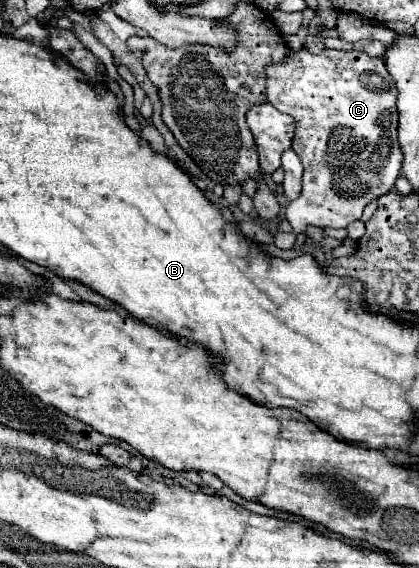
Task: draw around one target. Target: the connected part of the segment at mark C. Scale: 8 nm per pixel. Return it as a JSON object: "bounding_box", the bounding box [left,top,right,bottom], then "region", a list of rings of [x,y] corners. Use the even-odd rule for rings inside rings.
{"bounding_box":[266,47,402,233],"region":[[[302,47],[300,51],[286,55],[282,63],[266,67],[266,97],[278,111],[292,115],[296,125],[292,149],[304,165],[304,177],[300,197],[286,207],[286,219],[294,233],[304,233],[308,225],[348,227],[362,217],[362,211],[370,201],[386,195],[394,187],[402,167],[402,151],[396,135],[398,89],[386,71],[384,59],[370,57],[364,51],[336,49],[324,49],[314,55]]]}

